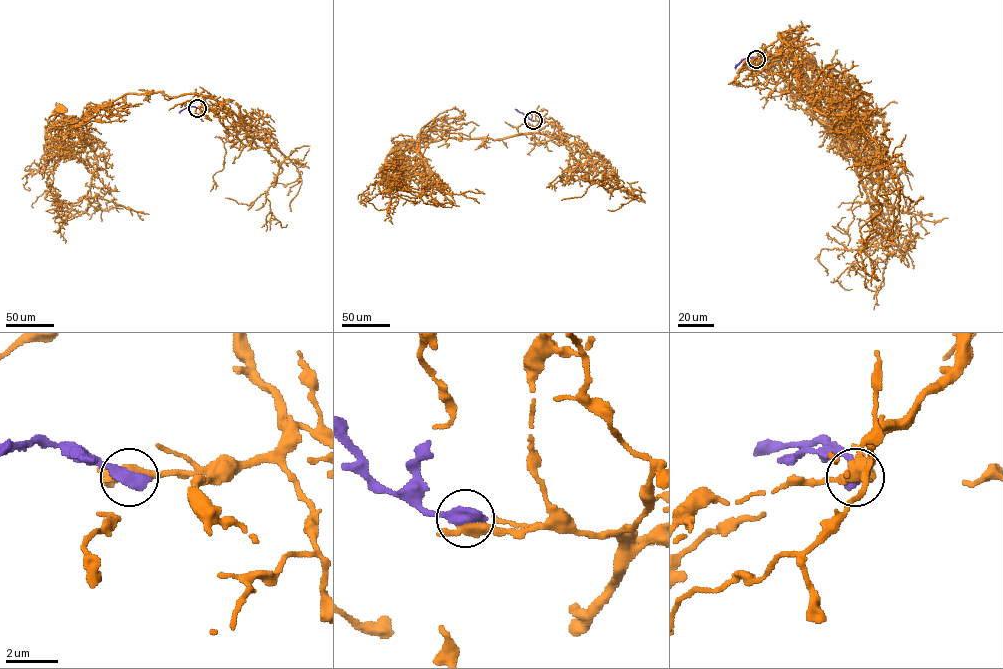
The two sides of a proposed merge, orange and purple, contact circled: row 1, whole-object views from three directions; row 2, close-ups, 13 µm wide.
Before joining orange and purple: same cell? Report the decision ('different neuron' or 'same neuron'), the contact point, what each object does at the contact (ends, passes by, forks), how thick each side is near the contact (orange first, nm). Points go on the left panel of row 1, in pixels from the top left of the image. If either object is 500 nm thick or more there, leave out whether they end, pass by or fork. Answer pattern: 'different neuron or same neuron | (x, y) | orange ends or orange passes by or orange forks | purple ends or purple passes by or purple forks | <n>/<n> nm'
same neuron | (197, 108) | 550/600 nm

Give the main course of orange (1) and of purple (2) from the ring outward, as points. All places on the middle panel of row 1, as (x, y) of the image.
1: (533, 120), (537, 132), (495, 140), (428, 136), (414, 172), (387, 160), (396, 149)
2: (533, 120), (515, 109)

